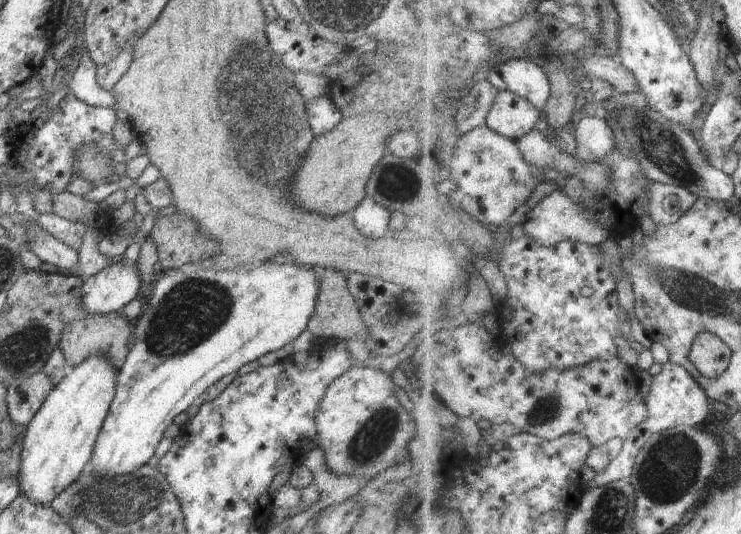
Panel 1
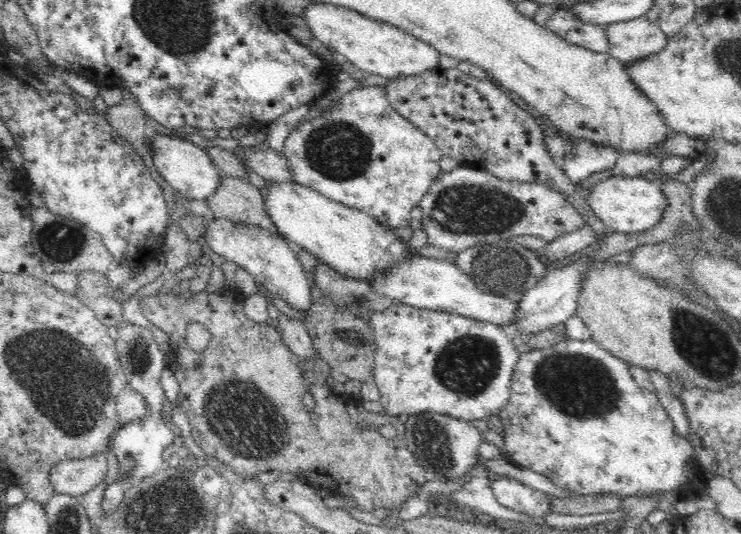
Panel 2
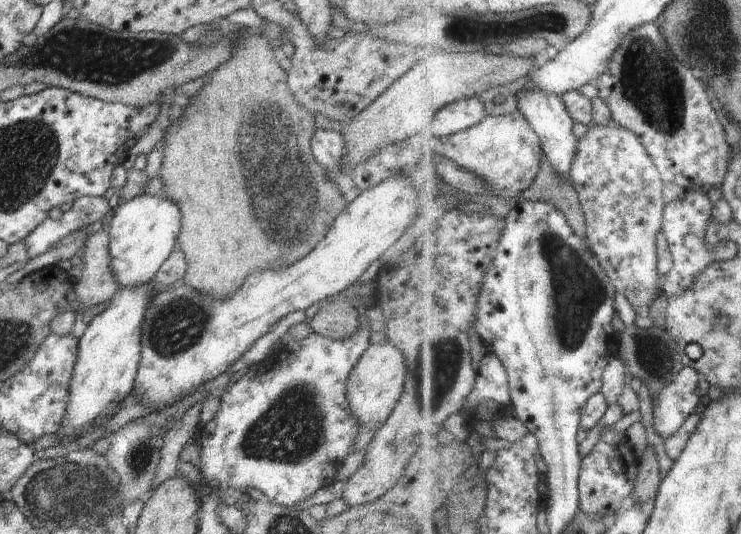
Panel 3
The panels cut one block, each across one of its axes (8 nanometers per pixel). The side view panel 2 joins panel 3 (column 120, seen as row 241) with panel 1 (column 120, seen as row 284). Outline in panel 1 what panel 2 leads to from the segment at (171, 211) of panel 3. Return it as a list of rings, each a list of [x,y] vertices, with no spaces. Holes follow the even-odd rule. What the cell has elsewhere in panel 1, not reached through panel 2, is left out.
[[[123,257],[113,260],[103,271],[83,281],[79,294],[83,308],[92,315],[121,313],[140,290],[139,269],[125,264]]]

